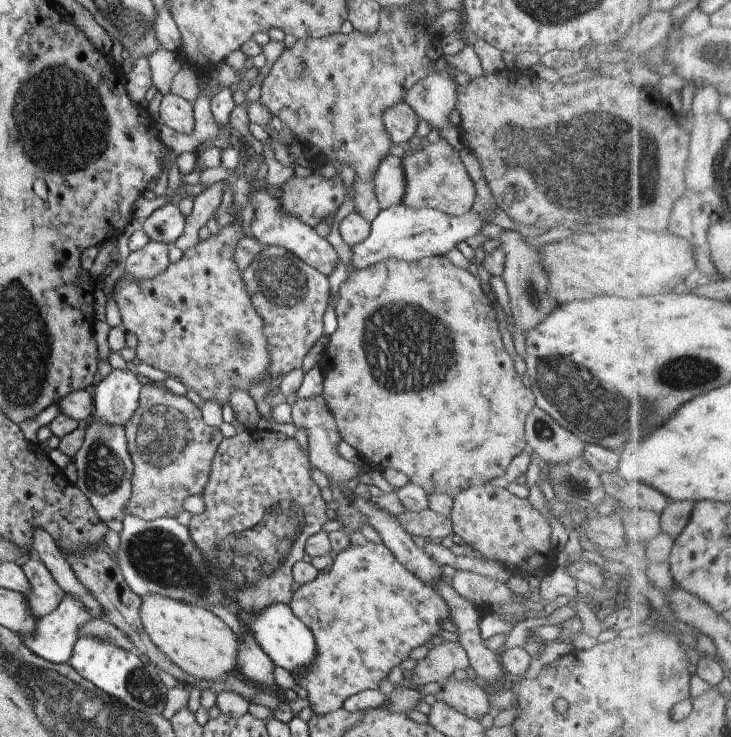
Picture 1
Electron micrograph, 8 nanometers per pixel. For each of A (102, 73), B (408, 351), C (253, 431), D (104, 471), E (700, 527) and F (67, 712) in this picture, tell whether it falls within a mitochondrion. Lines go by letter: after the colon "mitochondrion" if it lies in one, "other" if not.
A: other
B: mitochondrion
C: other
D: mitochondrion
E: other
F: mitochondrion

